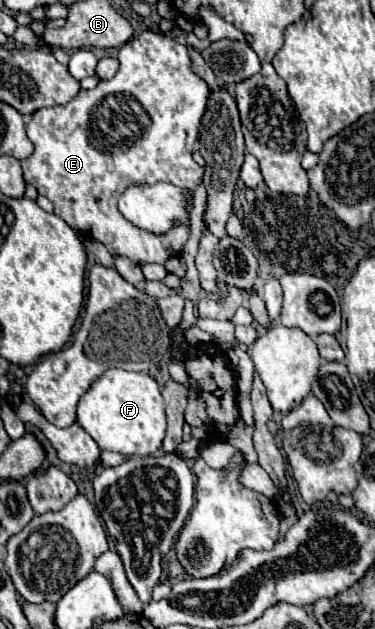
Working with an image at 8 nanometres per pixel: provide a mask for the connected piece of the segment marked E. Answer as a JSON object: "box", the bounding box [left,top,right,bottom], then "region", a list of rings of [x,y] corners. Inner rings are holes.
{"box":[22,28,208,264],"region":[[[146,28],[134,40],[126,42],[118,52],[118,60],[120,70],[112,80],[100,80],[94,90],[80,90],[78,96],[66,106],[40,108],[32,114],[26,132],[34,144],[34,154],[22,160],[24,180],[54,204],[56,216],[60,216],[74,230],[102,242],[110,254],[128,256],[136,264],[164,264],[168,258],[182,254],[184,244],[190,238],[190,226],[172,226],[168,234],[152,234],[132,226],[132,222],[128,222],[118,212],[116,202],[128,186],[172,182],[174,186],[194,194],[194,190],[202,184],[204,168],[198,166],[192,160],[192,154],[186,150],[186,122],[202,120],[208,102],[208,86],[190,70],[190,56],[186,46],[176,40],[162,38],[150,28]],[[130,96],[142,106],[140,112],[130,104]],[[94,136],[100,136],[100,144],[94,140]]]}

